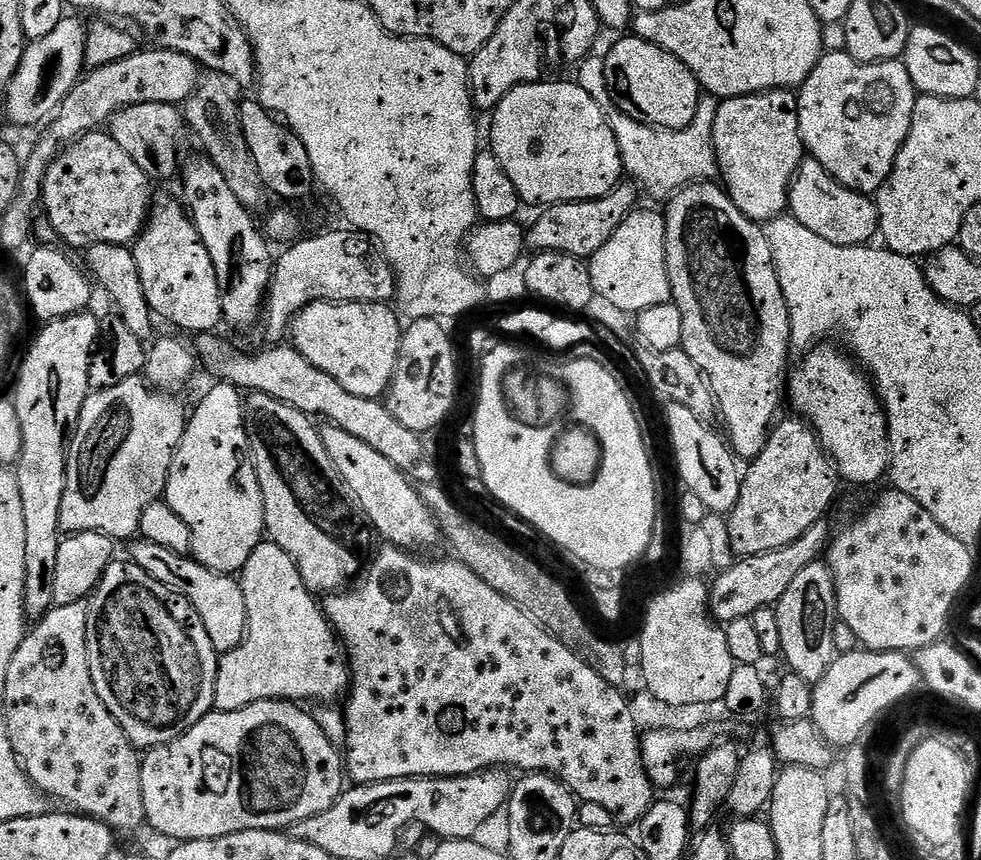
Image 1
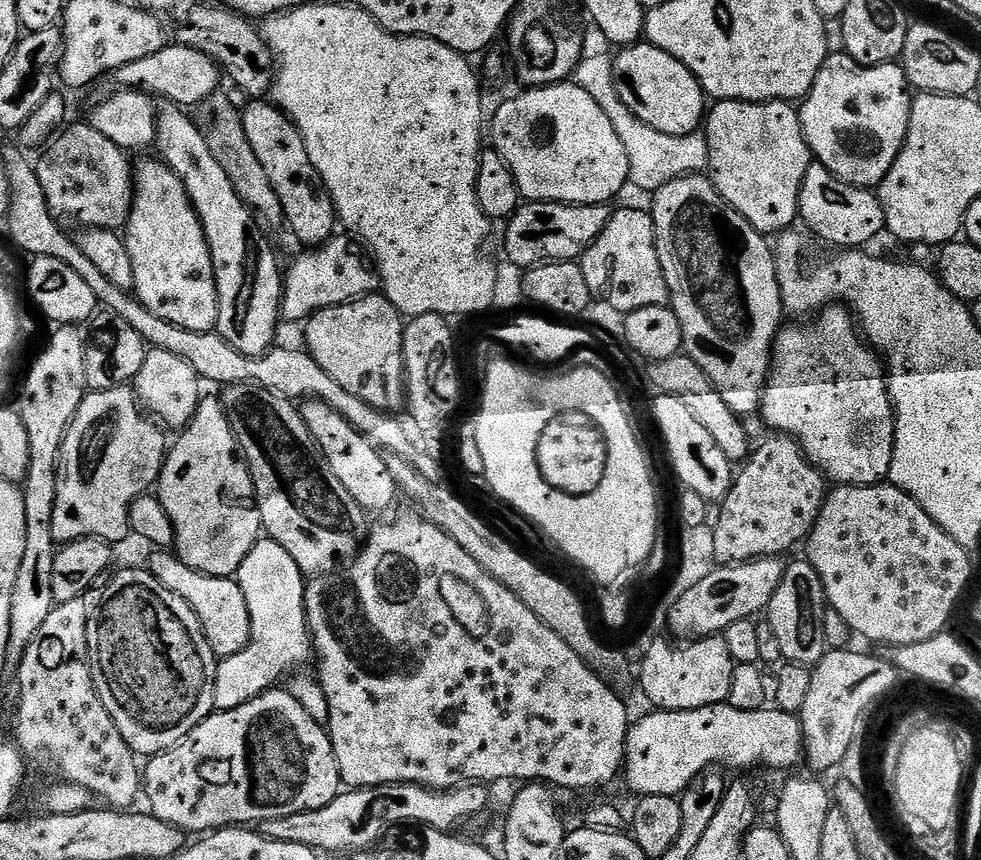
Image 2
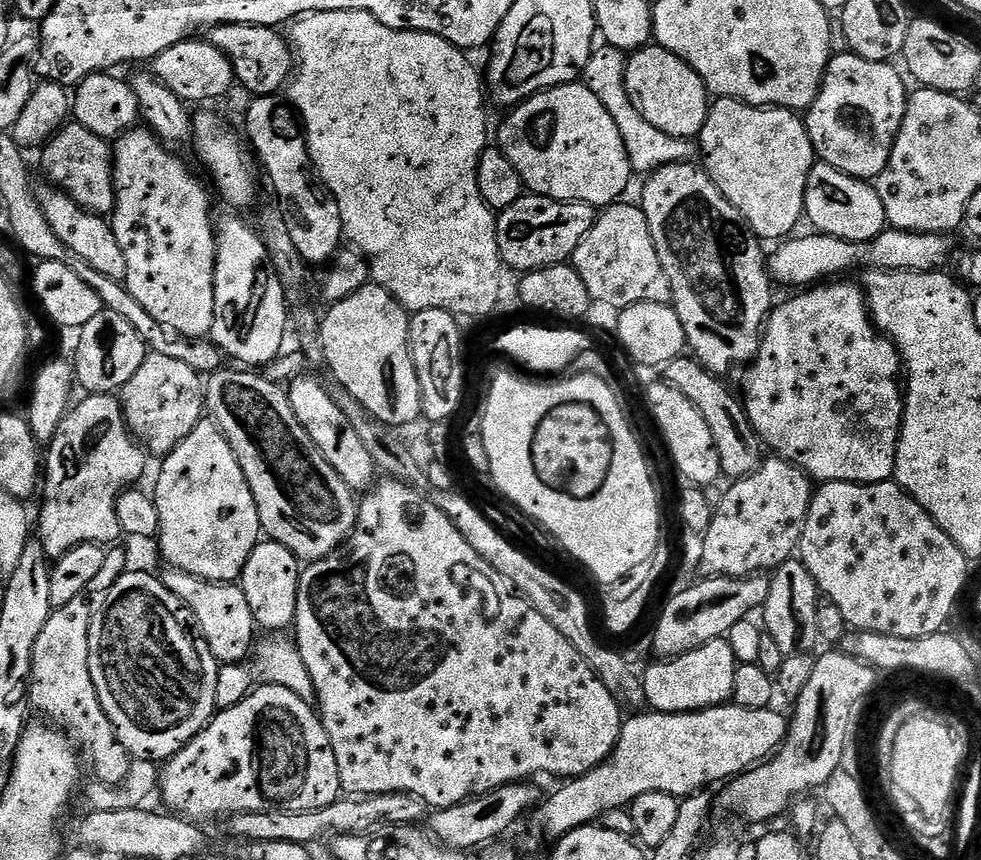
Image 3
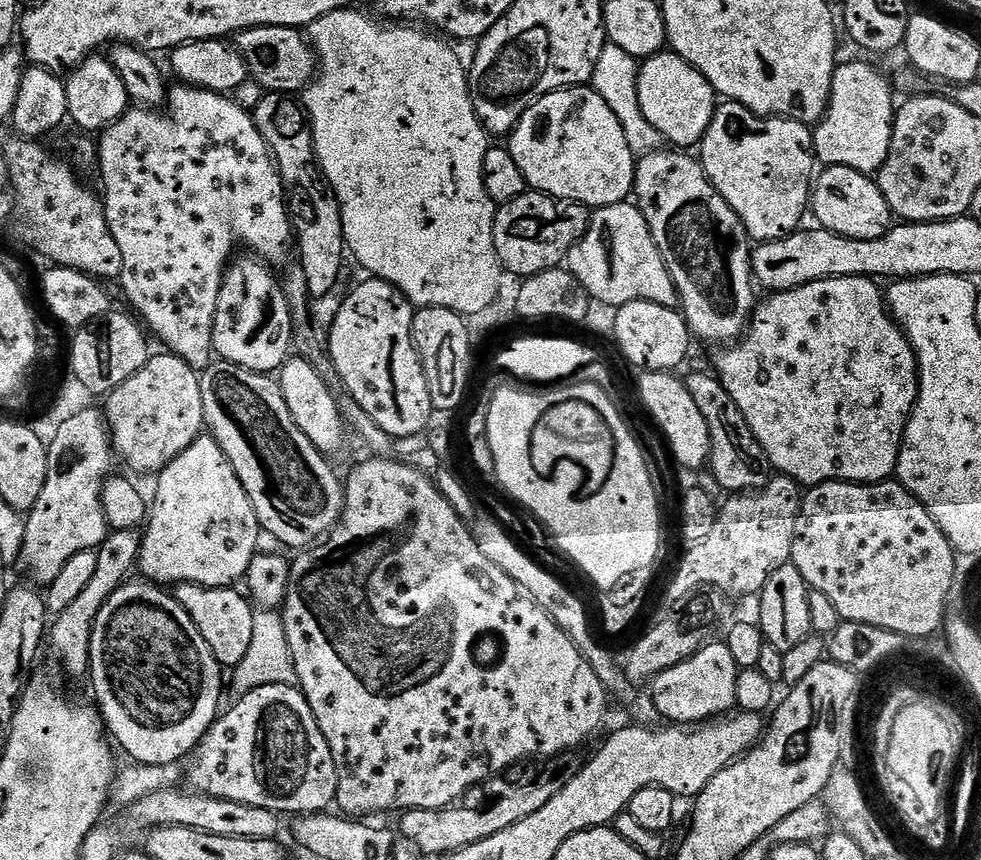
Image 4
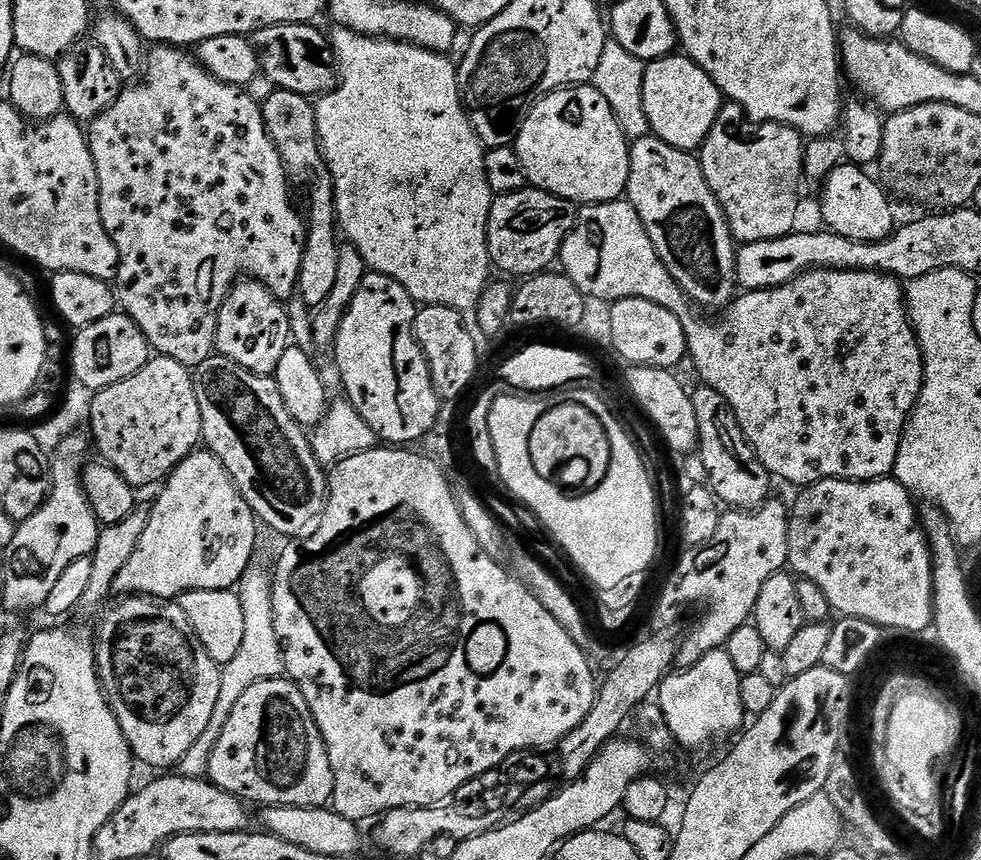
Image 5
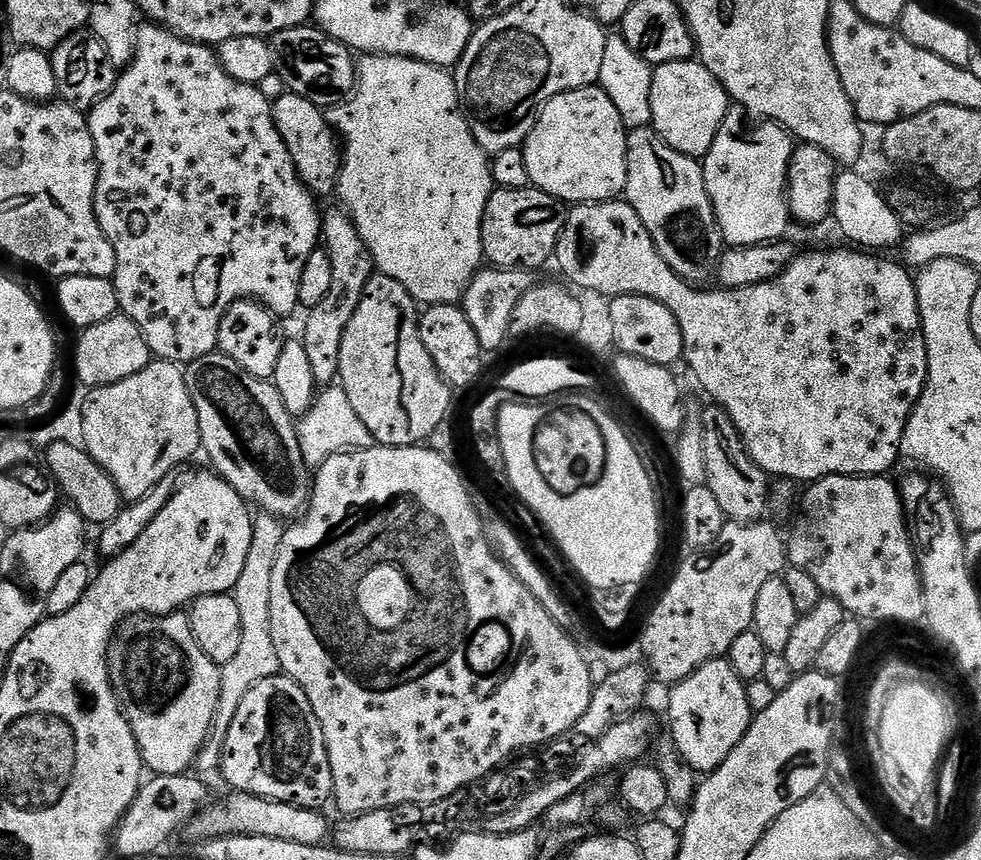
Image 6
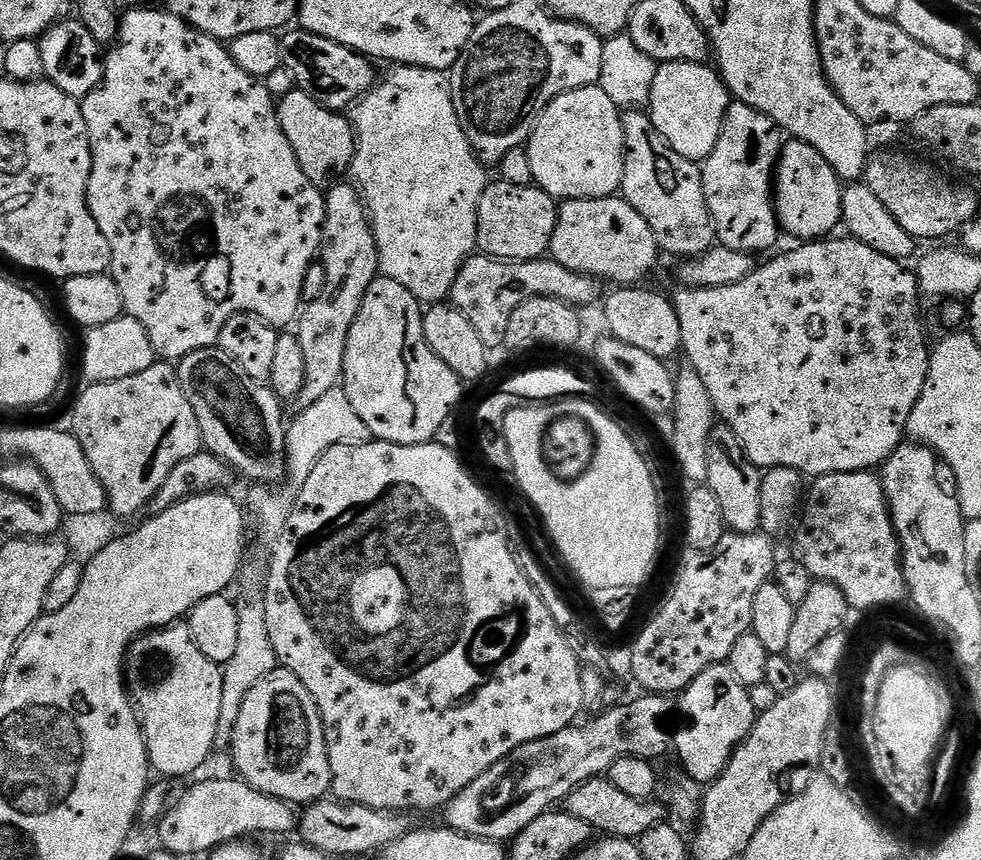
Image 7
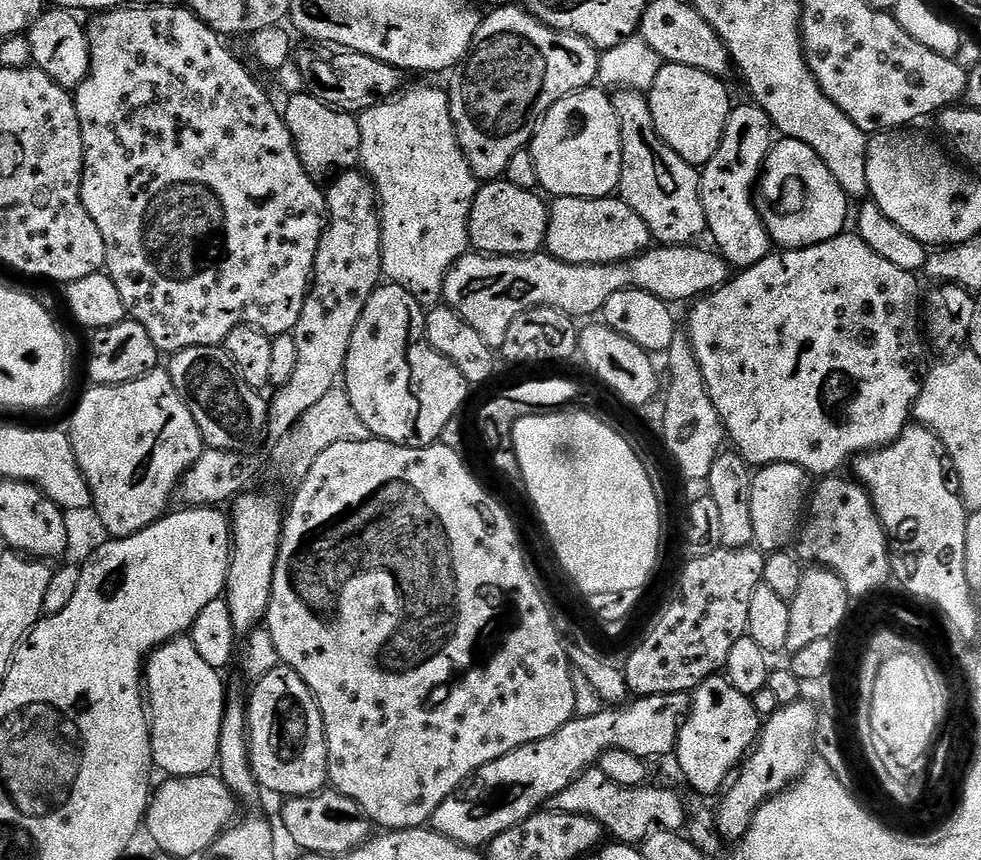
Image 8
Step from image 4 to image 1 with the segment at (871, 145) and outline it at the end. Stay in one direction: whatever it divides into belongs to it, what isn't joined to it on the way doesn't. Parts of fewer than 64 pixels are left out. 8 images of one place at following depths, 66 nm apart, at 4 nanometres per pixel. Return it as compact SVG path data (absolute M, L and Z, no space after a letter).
M825 51L820 57L818 66L814 66L814 70L810 74L810 78L806 78L806 82L800 85L796 98L798 106L798 126L800 127L800 137L804 143L807 155L811 159L816 160L826 170L826 174L830 174L842 186L846 186L855 192L865 194L875 194L886 182L886 178L890 178L890 170L894 170L894 162L898 158L898 150L902 150L902 146L906 142L906 134L910 134L910 126L912 125L912 107L916 104L918 95L912 86L912 79L906 70L906 66L900 60L883 60L881 64L859 64L854 57L848 55L847 51L840 52Z

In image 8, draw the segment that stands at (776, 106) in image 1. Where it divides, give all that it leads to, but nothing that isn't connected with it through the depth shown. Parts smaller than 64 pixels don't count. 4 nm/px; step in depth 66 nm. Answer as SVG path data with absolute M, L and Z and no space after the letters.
M737 103L731 114L726 118L726 130L722 134L722 142L710 158L708 164L703 165L700 172L700 201L704 217L708 223L706 232L714 243L715 251L723 256L725 262L733 269L743 270L762 262L773 251L774 245L768 232L764 228L762 218L756 209L754 199L754 189L758 183L758 177L764 166L764 159L768 156L768 151L772 149L774 143L774 129L772 121L762 109L756 107L755 103Z

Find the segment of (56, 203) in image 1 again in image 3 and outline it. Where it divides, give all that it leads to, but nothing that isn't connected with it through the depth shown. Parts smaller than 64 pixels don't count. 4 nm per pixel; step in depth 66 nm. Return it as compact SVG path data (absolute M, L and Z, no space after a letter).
M68 122L51 140L43 145L44 157L41 158L40 164L44 167L45 174L52 179L49 181L61 192L74 198L74 202L78 202L78 206L82 206L87 212L95 212L98 216L107 217L116 208L116 183L112 169L113 151L113 145L98 134L94 134L94 130L86 130L86 126Z

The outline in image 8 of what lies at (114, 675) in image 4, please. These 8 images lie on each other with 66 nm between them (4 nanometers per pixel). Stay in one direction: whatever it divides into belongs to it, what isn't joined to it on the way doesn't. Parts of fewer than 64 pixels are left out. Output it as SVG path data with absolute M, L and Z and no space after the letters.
M187 635L178 636L157 648L146 661L146 707L152 725L152 763L168 778L203 776L218 764L218 742L222 734L222 718L226 703L224 680L214 666L210 666L194 650L194 642Z

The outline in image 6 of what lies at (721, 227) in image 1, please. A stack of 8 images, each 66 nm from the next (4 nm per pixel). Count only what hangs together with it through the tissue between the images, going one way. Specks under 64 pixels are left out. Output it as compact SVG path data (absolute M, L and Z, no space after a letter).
M634 128L628 132L628 177L624 187L626 202L642 218L658 254L683 280L693 286L704 286L708 279L713 279L714 273L720 267L720 256L726 250L726 245L708 191L704 185L704 169L699 159L678 154L667 142L656 133L655 128Z

